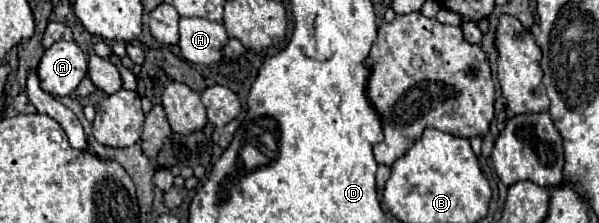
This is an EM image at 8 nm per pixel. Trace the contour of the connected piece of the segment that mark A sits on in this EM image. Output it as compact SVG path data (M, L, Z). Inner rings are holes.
M54 42L38 64L40 84L52 96L70 96L88 70L88 58L76 42Z

